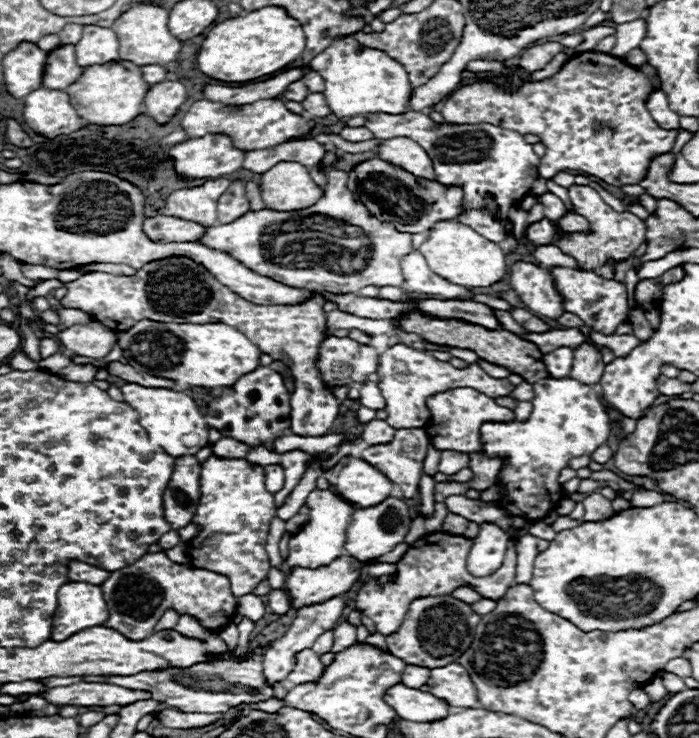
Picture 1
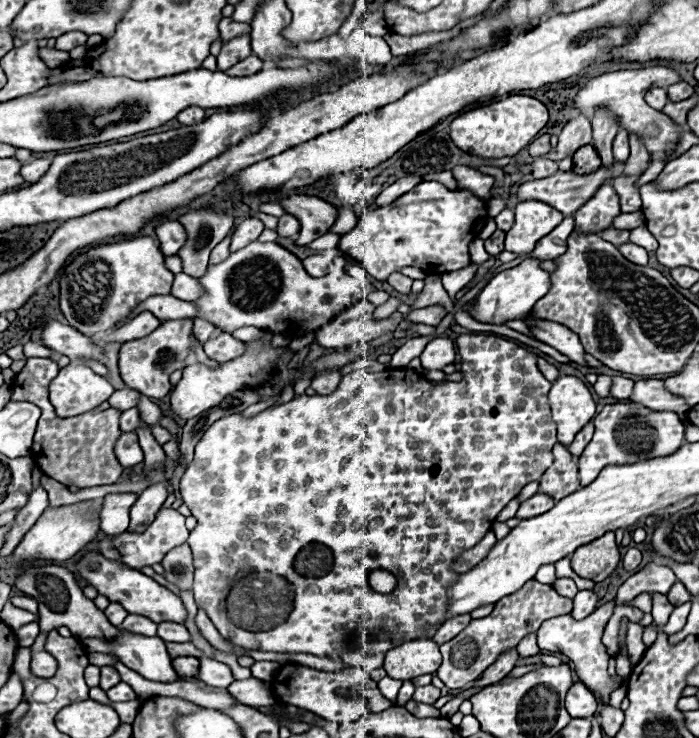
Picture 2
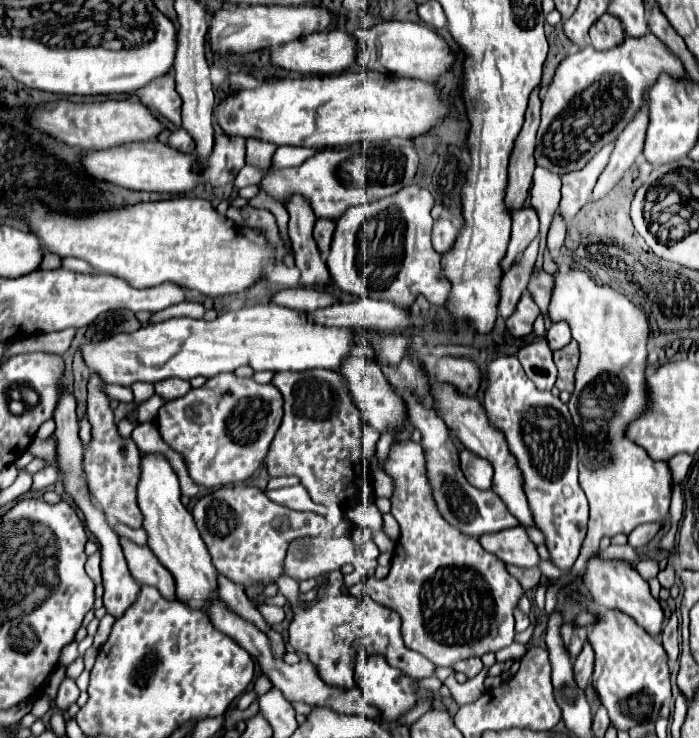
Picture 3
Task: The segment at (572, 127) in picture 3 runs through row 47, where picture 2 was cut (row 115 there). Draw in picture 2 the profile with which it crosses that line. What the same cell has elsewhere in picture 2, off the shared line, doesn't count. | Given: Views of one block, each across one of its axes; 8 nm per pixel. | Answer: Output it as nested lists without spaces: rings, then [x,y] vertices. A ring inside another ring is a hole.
[[[650,66],[650,68],[640,68],[640,70],[618,70],[618,72],[610,72],[610,74],[592,78],[574,98],[574,106],[588,118],[592,118],[596,108],[608,108],[618,118],[620,128],[626,128],[628,132],[634,132],[644,140],[648,152],[652,152],[652,168],[648,168],[638,178],[636,188],[652,182],[652,178],[656,178],[656,174],[664,168],[664,156],[666,156],[666,152],[672,152],[672,148],[676,146],[676,140],[678,140],[676,136],[682,130],[682,126],[674,124],[661,111],[650,108],[644,102],[644,94],[648,92],[648,88],[668,86],[668,84],[676,84],[680,80],[682,80],[680,74],[668,66]]]

